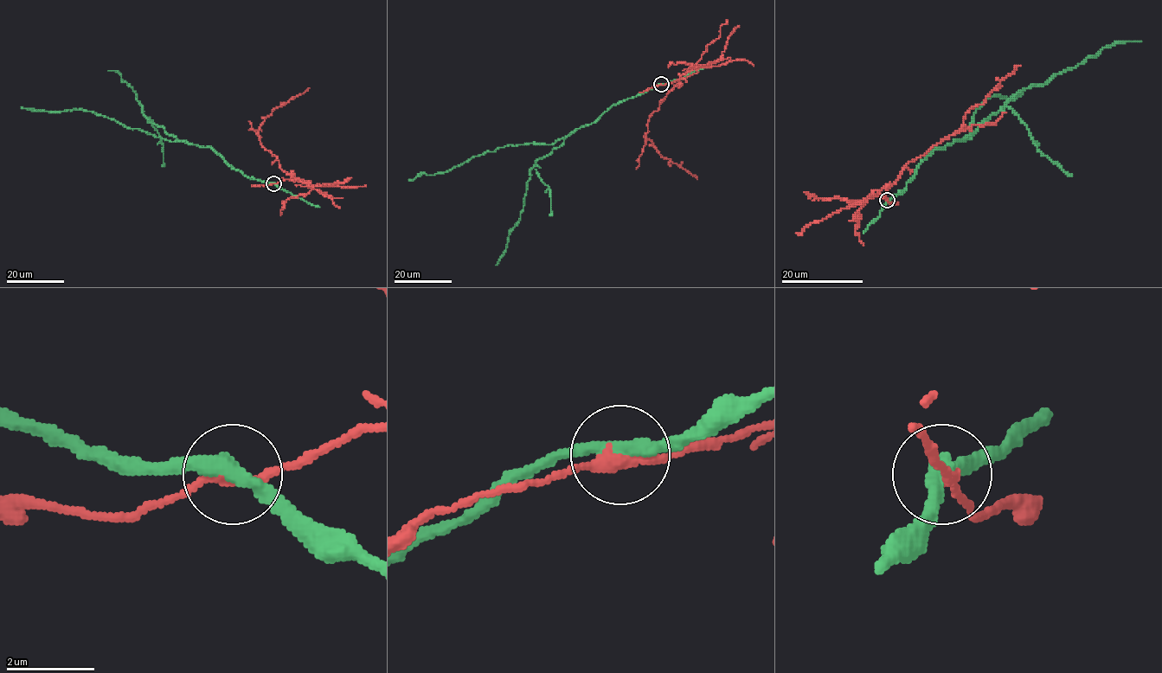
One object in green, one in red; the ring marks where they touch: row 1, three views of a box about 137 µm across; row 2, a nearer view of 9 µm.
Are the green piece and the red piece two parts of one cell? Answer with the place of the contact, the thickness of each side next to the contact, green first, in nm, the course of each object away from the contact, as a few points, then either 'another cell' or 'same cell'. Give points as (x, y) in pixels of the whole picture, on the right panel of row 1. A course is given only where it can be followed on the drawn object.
at (887, 200); 360 nm thick on the green side, 240 nm on the other; green runs (887, 200), (900, 194), (917, 166), (935, 149), (971, 137), (972, 117), (987, 98), (1011, 99), (1023, 92); red runs (887, 200), (883, 195), (871, 195), (889, 188), (909, 162), (959, 131), (966, 113), (1020, 65); another cell

